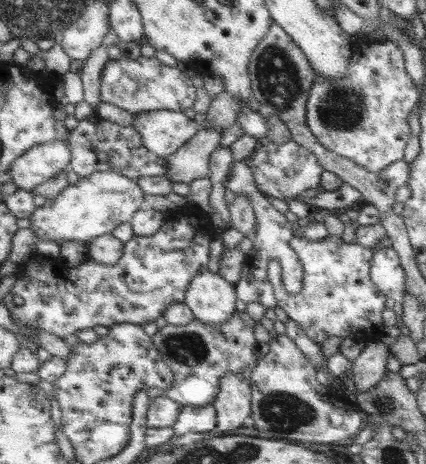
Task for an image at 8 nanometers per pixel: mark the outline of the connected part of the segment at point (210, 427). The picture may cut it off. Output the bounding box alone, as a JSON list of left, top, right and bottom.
[175,405,216,436]

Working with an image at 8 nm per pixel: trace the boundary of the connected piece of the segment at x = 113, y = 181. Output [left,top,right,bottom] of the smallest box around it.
[31,172,147,244]

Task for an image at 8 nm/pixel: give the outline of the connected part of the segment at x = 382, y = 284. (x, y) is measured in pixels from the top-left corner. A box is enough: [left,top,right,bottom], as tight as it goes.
[369,246,406,301]

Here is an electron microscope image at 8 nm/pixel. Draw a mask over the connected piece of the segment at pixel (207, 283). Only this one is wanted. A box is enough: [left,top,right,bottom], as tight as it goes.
[188,269,236,324]

